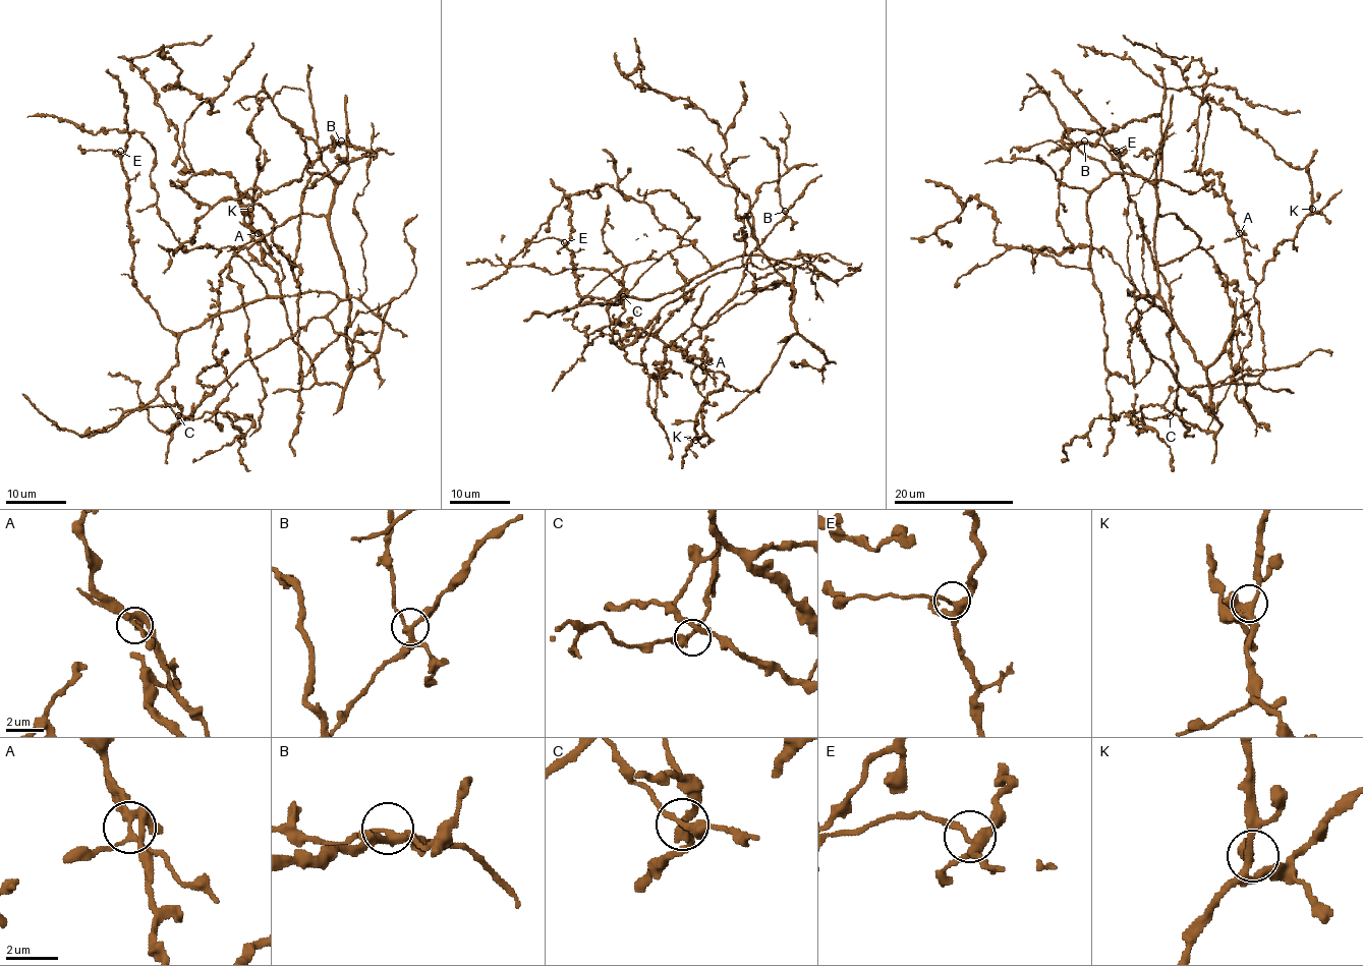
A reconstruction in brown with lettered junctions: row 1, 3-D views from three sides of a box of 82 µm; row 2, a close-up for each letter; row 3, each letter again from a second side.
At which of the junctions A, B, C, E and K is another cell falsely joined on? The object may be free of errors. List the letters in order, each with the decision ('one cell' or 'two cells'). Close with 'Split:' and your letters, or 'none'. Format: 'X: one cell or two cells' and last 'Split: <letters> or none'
A: two cells
B: one cell
C: one cell
E: one cell
K: one cell
Split: A

